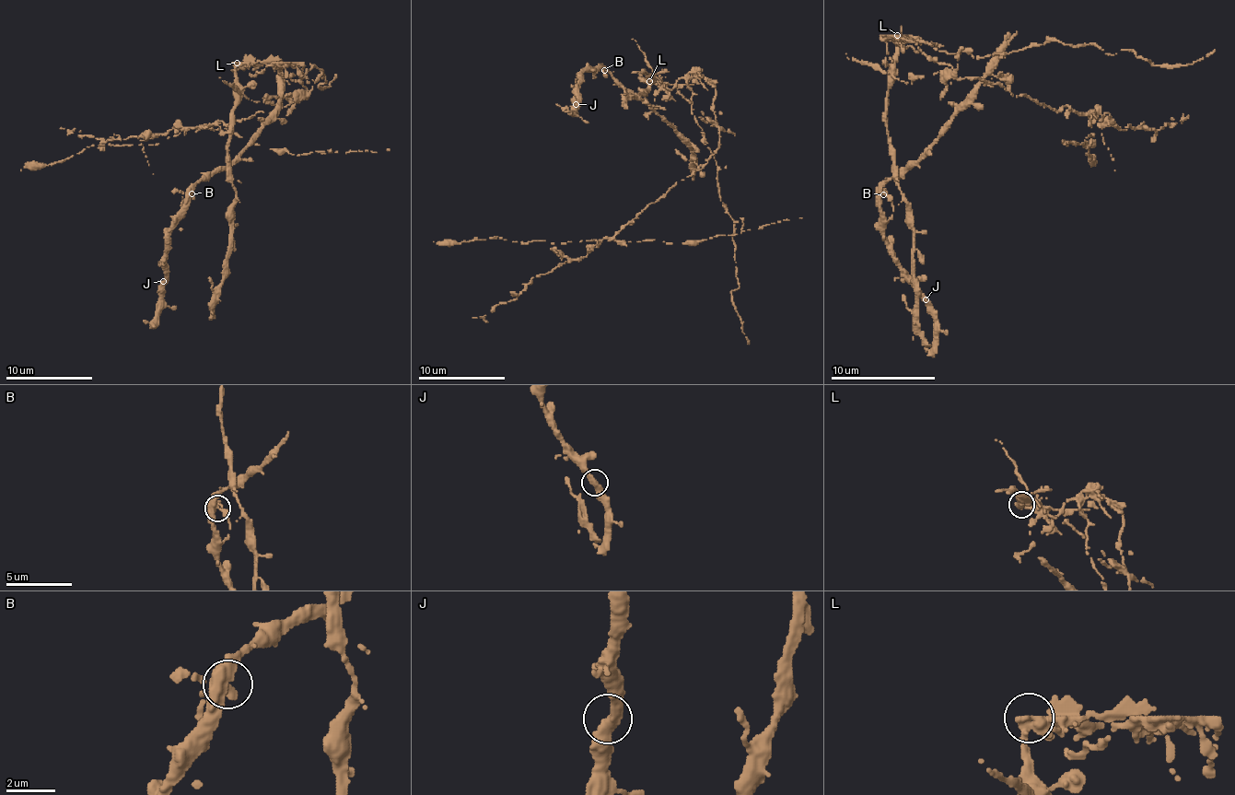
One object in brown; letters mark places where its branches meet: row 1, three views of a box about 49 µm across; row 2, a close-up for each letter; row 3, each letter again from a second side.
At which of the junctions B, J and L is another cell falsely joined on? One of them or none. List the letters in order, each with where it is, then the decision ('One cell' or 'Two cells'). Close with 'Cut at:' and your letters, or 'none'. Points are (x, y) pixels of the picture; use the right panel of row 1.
B: Place: (883, 194). One cell
J: Place: (926, 299). One cell
L: Place: (897, 35). Two cells
Cut at: L

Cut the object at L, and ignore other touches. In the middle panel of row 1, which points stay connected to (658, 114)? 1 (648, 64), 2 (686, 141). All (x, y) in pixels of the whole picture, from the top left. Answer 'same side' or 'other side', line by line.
1: other side
2: same side

